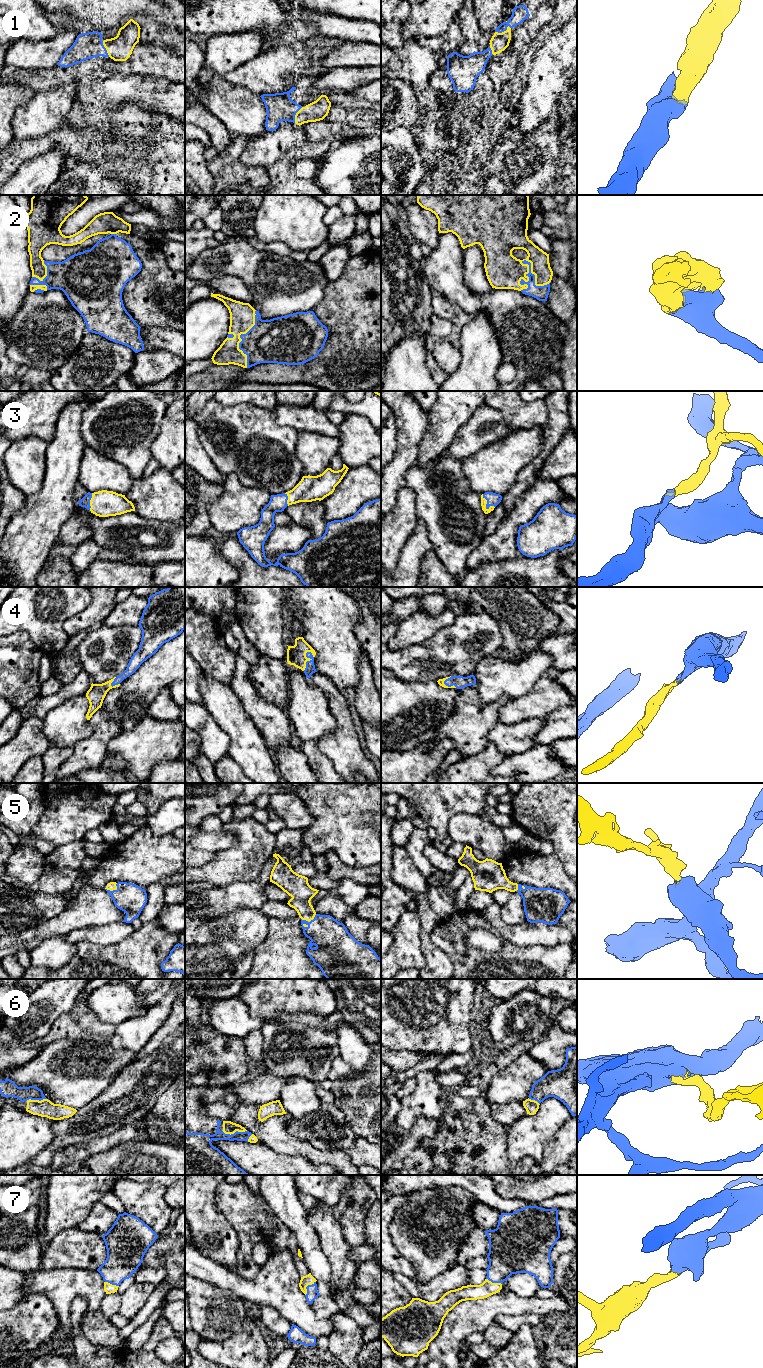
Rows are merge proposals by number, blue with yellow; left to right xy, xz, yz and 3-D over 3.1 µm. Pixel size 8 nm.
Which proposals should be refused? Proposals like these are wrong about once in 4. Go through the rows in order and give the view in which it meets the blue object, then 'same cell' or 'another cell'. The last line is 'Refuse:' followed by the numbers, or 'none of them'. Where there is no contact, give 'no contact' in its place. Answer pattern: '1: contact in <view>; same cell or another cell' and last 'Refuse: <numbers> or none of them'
1: contact in yz; same cell
2: contact in yz; same cell
3: contact in yz; same cell
4: contact in xz; same cell
5: contact in xy; same cell
6: contact in xz; same cell
7: contact in xz; same cell
Refuse: none of them

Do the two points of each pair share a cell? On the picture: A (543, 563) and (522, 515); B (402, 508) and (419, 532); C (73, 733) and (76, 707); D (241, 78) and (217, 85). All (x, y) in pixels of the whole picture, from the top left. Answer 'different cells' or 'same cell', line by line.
A: different cells
B: different cells
C: same cell
D: different cells

